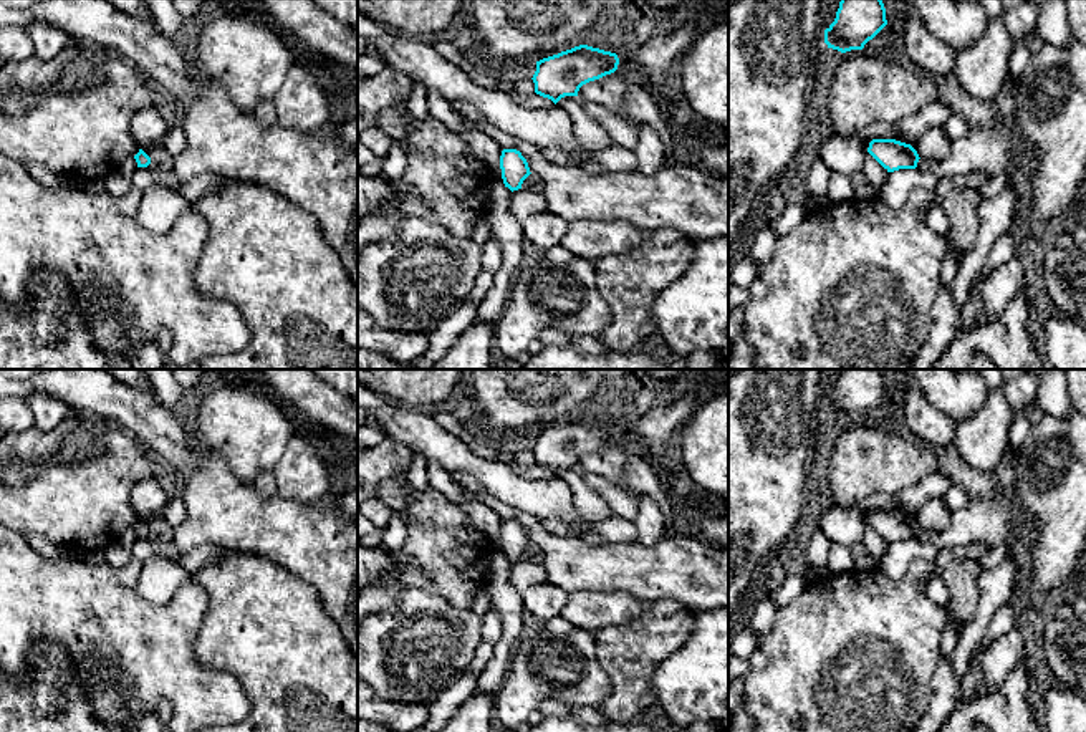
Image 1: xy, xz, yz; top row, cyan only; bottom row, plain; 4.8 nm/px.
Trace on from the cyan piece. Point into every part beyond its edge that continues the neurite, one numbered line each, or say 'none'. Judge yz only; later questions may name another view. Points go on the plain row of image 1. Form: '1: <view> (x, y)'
none

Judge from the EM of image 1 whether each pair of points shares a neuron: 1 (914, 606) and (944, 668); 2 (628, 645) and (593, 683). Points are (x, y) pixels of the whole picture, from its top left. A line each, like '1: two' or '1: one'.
1: two
2: two

